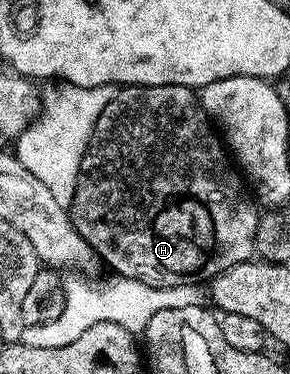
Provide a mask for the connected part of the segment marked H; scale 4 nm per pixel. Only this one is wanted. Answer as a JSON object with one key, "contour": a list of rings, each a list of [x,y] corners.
{"contour":[[[123,86],[116,93],[115,99],[105,108],[105,112],[97,116],[93,136],[81,160],[77,188],[73,192],[73,200],[69,203],[69,213],[71,223],[75,225],[79,235],[91,245],[92,250],[102,261],[104,258],[115,269],[112,271],[118,277],[141,280],[150,286],[186,288],[186,286],[193,285],[194,282],[210,283],[211,279],[221,272],[242,262],[252,261],[261,210],[253,201],[252,195],[245,189],[244,179],[240,171],[233,165],[224,139],[219,134],[215,135],[213,127],[216,130],[200,102],[200,95],[190,86]]]}

